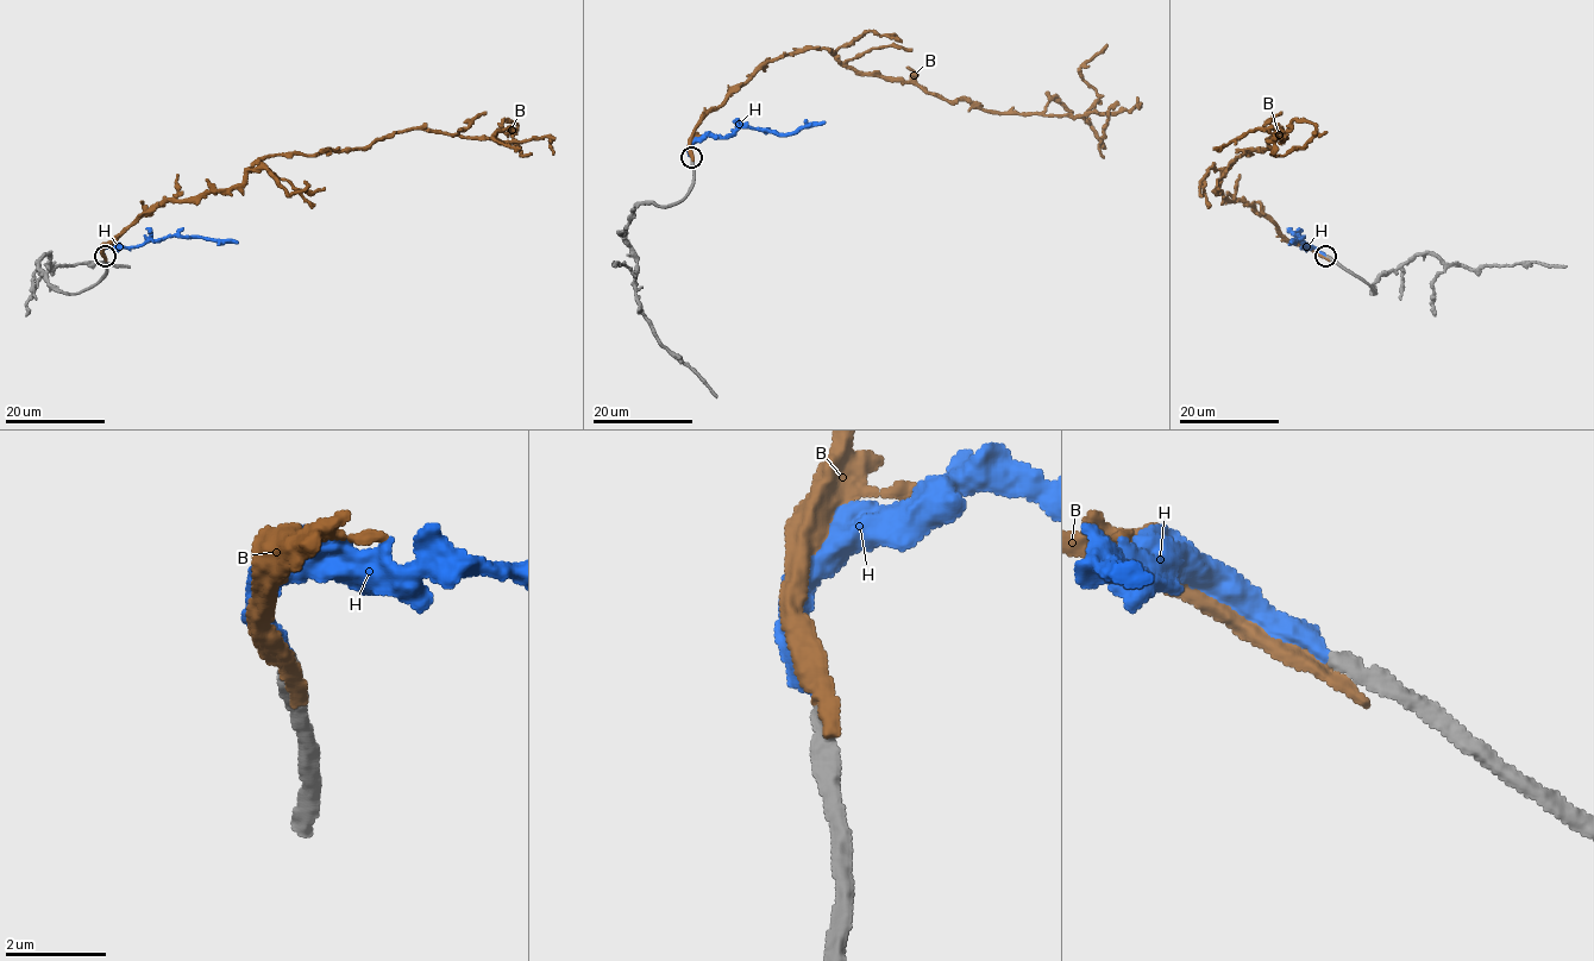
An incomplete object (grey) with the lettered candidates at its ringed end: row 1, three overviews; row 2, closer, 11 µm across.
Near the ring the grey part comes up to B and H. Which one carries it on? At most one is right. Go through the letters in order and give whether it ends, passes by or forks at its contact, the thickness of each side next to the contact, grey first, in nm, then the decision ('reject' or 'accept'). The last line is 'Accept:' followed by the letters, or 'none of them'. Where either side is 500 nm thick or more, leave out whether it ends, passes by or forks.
B: it ends there; 440 nm thick on the grey side, 360 nm on the other; reject
H: it ends there; 360 nm thick on the grey side, 360 nm on the other; accept
Accept: H

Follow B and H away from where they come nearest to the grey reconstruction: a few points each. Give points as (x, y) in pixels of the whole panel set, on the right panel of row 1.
B: (1326, 258), (1218, 190), (1293, 120), (1316, 126), (1272, 152)
H: (1325, 256), (1304, 246), (1296, 239), (1299, 236), (1303, 238), (1291, 243)

